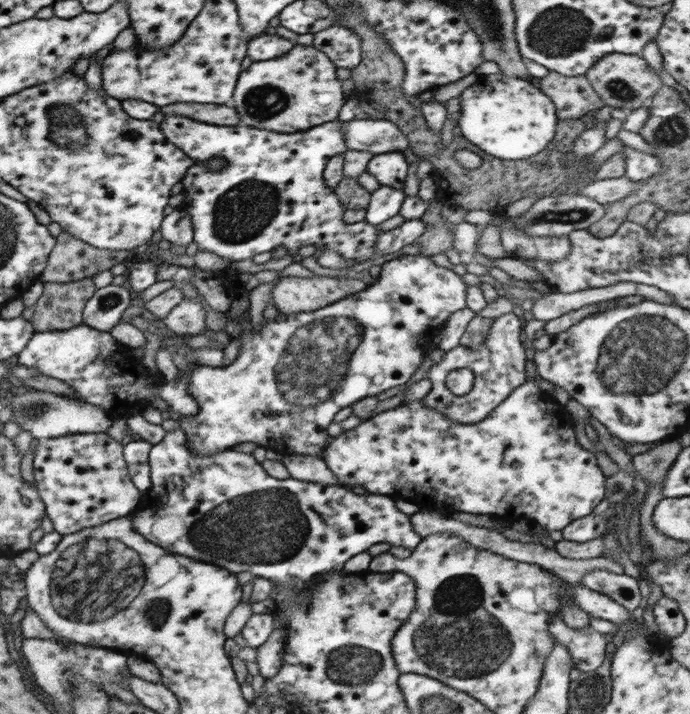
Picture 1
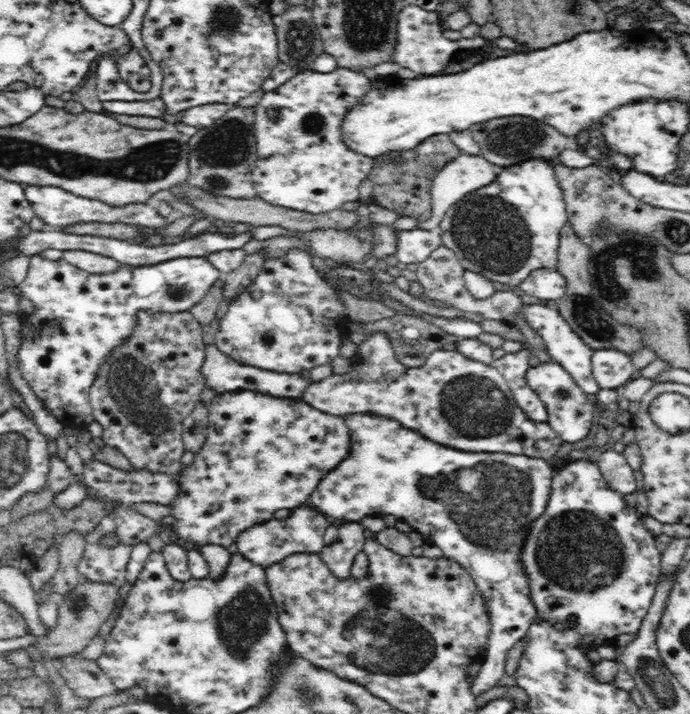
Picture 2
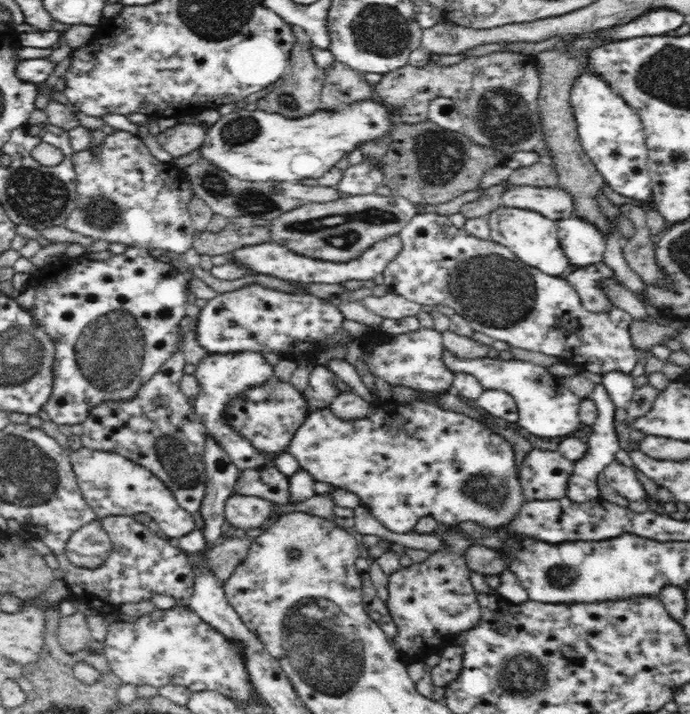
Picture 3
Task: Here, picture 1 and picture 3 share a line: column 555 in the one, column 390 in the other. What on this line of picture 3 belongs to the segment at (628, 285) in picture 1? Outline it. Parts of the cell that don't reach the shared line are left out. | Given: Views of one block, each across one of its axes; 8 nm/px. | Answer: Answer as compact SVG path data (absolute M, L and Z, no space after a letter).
M388 292L385 296L367 296L359 300L370 312L382 318L400 320L408 316L416 316L425 307L408 300L404 295Z

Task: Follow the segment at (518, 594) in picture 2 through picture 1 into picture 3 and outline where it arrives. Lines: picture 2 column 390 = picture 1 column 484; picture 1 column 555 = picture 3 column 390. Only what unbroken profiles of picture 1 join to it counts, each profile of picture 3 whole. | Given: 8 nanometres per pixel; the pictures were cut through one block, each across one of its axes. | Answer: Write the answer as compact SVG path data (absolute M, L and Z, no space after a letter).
M418 400L409 405L395 401L378 401L372 403L370 414L361 419L340 419L332 413L331 408L316 409L311 411L306 420L296 429L292 440L288 443L286 451L292 454L299 462L299 466L309 472L314 480L326 482L336 489L344 489L360 497L361 504L364 505L388 530L398 533L410 533L420 518L431 516L439 524L452 526L460 522L477 522L480 526L485 526L487 530L502 530L506 528L520 512L520 508L526 505L524 491L522 491L521 478L516 469L514 461L514 451L512 445L504 437L494 434L488 430L484 423L477 421L463 413L442 409L436 403L427 400Z

